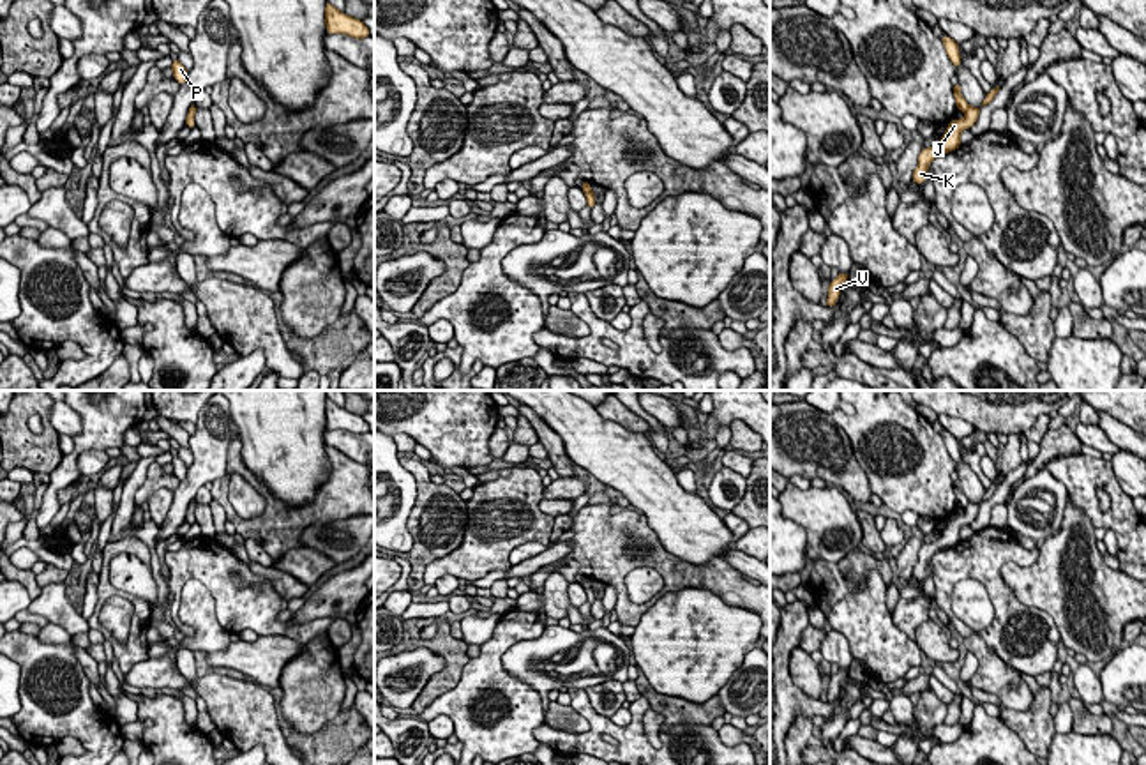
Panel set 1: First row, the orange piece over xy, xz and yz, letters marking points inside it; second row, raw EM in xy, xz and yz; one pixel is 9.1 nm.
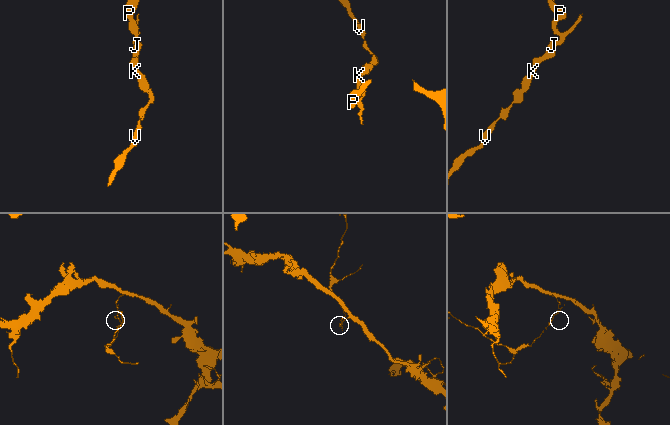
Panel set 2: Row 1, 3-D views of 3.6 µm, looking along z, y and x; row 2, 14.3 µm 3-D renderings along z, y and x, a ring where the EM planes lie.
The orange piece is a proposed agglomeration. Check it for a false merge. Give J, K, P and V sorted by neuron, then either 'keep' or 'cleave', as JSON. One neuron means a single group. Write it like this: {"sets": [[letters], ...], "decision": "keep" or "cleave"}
{"sets": [["J", "K", "V"], ["P"]], "decision": "cleave"}

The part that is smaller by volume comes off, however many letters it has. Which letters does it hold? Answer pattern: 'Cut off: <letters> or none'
Cut off: J, K, V

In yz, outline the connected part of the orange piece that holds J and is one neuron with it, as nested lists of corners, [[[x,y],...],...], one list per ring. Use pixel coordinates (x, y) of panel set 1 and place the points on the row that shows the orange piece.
[[[968,106],[964,118],[948,122],[948,129],[936,147],[922,148],[918,155],[918,168],[913,171],[911,182],[924,184],[925,171],[931,166],[932,159],[961,147],[961,131],[975,125],[978,113],[980,108]]]

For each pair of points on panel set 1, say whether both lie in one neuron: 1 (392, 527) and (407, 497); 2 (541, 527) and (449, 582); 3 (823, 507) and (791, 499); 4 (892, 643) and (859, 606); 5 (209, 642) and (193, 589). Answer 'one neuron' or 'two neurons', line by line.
1: one neuron
2: two neurons
3: one neuron
4: one neuron
5: one neuron

